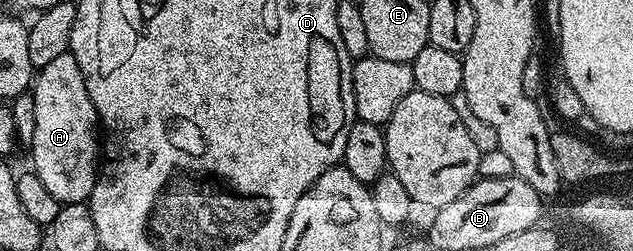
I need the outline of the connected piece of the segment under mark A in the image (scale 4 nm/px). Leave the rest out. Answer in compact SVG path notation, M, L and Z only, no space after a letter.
M73 53L58 56L51 64L40 67L31 83L31 93L35 100L32 173L43 180L43 188L57 202L88 203L99 173L99 123Z

